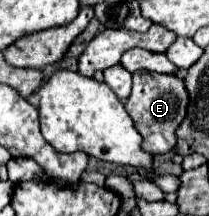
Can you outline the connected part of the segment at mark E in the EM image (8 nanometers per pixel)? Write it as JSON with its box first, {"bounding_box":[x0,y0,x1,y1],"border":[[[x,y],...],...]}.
{"bounding_box":[124,71,190,155],"border":[[[150,71],[132,73],[132,93],[124,107],[132,117],[136,131],[142,135],[142,149],[146,153],[150,155],[168,153],[176,147],[176,129],[186,117],[188,101],[190,97],[188,97],[184,79],[180,75],[150,73]]]}

